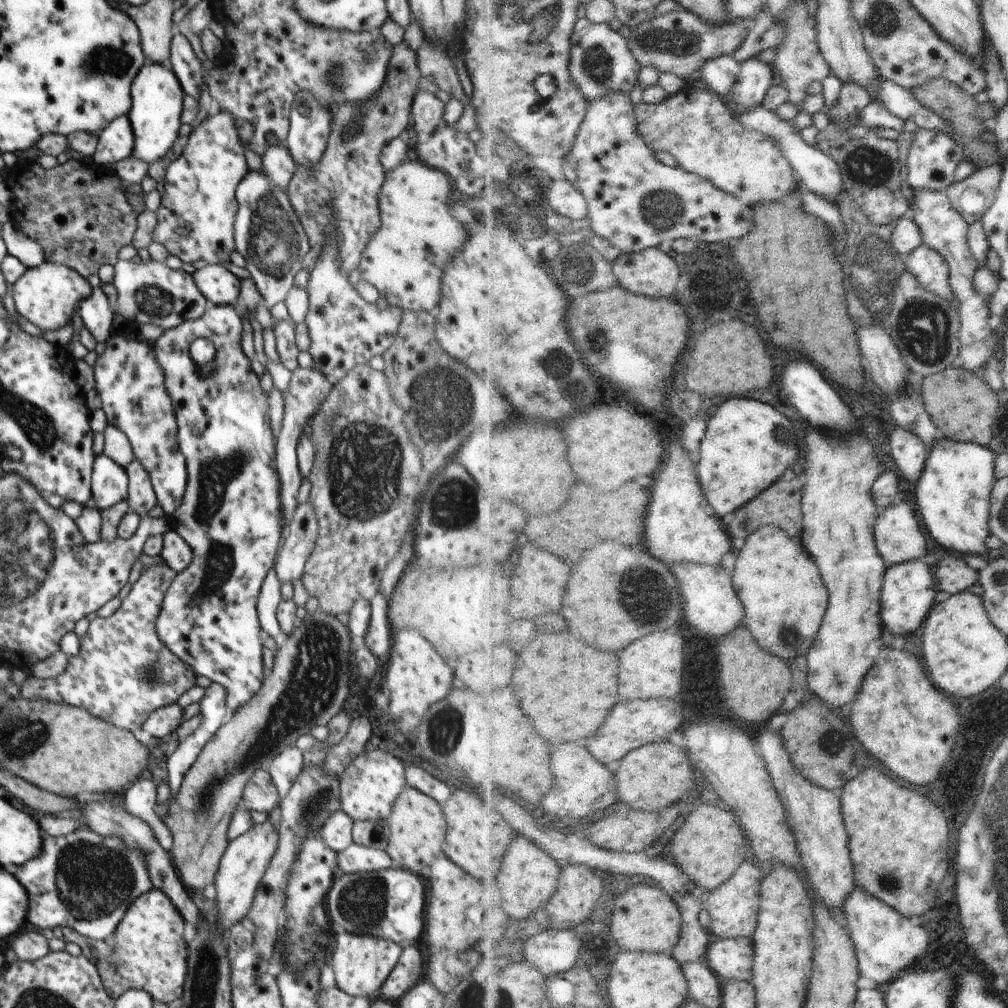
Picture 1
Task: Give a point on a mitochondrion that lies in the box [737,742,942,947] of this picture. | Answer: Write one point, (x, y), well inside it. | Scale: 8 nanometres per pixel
(888, 880)

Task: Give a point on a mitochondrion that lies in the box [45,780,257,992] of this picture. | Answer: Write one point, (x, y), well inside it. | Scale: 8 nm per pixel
(94, 881)

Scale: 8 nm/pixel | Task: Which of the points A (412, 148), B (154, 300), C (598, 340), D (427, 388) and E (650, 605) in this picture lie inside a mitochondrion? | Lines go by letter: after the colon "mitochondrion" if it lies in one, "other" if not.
A: other
B: mitochondrion
C: mitochondrion
D: mitochondrion
E: mitochondrion

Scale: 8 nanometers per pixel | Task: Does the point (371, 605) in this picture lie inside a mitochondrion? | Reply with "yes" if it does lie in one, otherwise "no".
no

